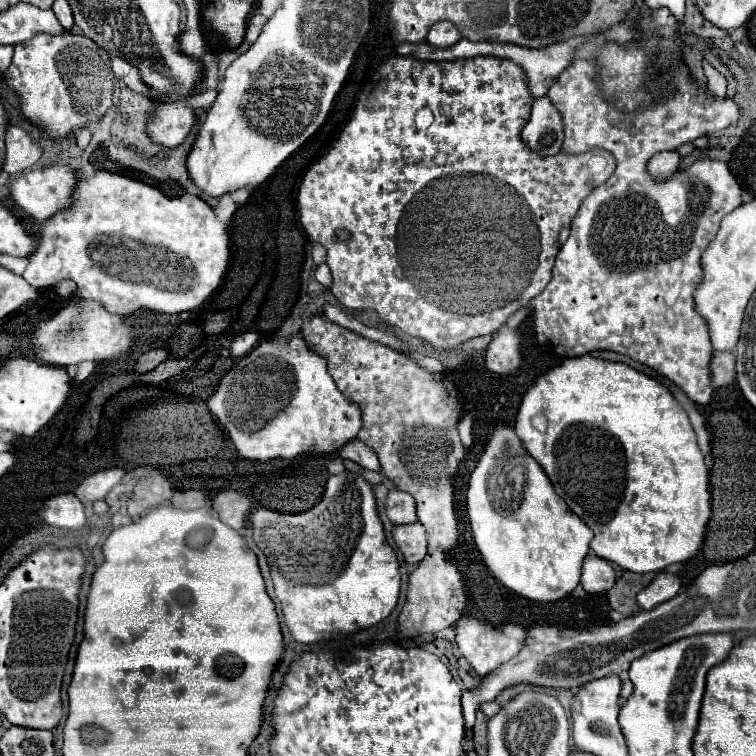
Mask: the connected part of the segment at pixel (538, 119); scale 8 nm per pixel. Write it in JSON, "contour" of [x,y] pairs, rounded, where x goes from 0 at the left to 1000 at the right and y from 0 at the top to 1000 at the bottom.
{"contour":[[[724,127],[705,135],[702,156],[692,172],[692,185],[713,206],[734,206],[745,190],[745,159]]]}

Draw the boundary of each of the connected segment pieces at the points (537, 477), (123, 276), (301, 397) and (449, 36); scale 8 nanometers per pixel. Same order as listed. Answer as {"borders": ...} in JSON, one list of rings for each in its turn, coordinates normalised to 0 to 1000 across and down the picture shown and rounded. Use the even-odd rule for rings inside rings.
{"borders":[[[[676,563],[655,566],[631,619],[626,622],[618,648],[618,680],[639,743],[671,780],[708,796],[737,796],[766,775],[769,749],[779,730],[784,704],[750,672],[745,659],[734,653],[718,619],[702,603],[697,603]]],[[[134,225],[102,243],[97,265],[99,270],[91,278],[57,294],[52,328],[30,360],[41,378],[63,381],[83,369],[97,370],[110,397],[126,397],[142,413],[157,418],[171,418],[184,407],[218,415],[250,413],[274,402],[290,384],[306,339],[303,310],[282,275],[263,259],[239,257],[224,262],[197,243]]],[[[396,444],[337,458],[292,500],[274,537],[303,571],[316,603],[343,611],[390,606],[401,598],[443,598],[478,569],[478,540],[451,521],[433,492],[433,476],[411,466]]],[[[578,29],[570,34],[570,42],[565,45],[562,53],[565,53],[565,58],[578,61],[578,63],[594,63],[607,50],[610,50],[610,45],[604,42],[604,37],[597,29]]]]}

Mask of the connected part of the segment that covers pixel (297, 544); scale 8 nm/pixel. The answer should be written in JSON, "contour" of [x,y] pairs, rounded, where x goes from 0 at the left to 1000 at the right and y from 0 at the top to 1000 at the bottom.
{"contour":[[[470,624],[438,627],[430,653],[422,667],[398,680],[372,680],[353,672],[332,677],[335,712],[356,741],[364,786],[374,804],[377,825],[385,841],[398,852],[425,852],[470,839],[509,820],[525,802],[530,759],[525,733],[509,720],[507,690],[499,677],[499,664],[491,640]]]}

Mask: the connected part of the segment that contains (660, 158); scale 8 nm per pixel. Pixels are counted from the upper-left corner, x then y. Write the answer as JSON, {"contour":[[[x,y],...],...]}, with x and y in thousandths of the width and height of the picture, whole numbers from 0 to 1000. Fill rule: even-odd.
{"contour":[[[872,201],[872,204],[861,206],[856,225],[861,228],[861,233],[877,235],[877,233],[885,233],[888,228],[898,225],[898,214],[901,214],[901,206],[896,201]]]}

